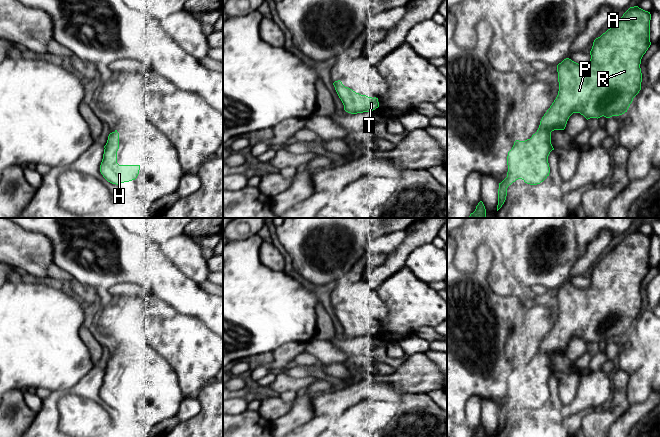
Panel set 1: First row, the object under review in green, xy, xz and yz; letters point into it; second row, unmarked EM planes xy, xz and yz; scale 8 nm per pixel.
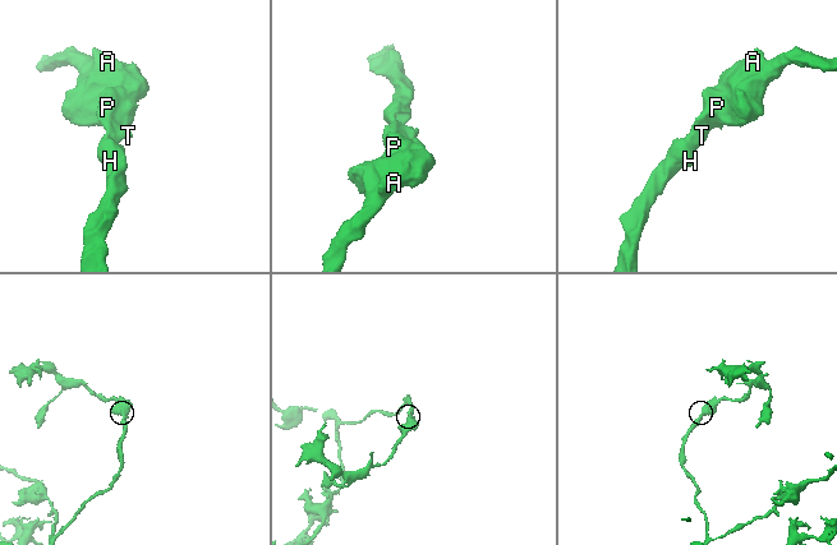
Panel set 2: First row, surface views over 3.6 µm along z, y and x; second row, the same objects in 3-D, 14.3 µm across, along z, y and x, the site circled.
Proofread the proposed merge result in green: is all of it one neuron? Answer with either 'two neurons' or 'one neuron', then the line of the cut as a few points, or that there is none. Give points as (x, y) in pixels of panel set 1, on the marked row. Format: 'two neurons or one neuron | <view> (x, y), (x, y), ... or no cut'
one neuron | no cut

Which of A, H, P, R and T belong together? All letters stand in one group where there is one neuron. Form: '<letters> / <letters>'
A H P R T

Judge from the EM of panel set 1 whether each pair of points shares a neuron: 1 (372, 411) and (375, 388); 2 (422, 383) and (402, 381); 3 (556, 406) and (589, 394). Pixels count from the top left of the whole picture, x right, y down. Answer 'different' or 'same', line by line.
1: different
2: same
3: same

